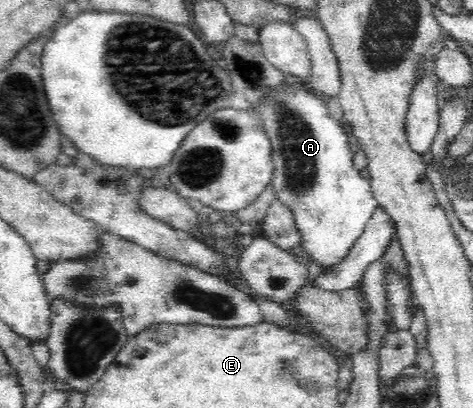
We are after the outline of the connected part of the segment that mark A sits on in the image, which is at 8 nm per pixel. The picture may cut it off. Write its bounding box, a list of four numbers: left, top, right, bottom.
[257,86,378,272]

